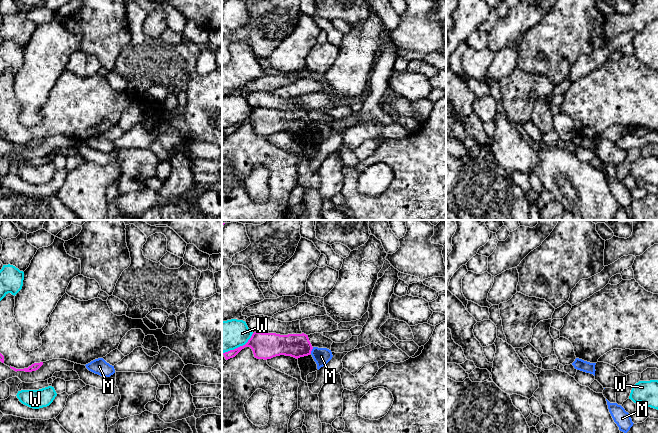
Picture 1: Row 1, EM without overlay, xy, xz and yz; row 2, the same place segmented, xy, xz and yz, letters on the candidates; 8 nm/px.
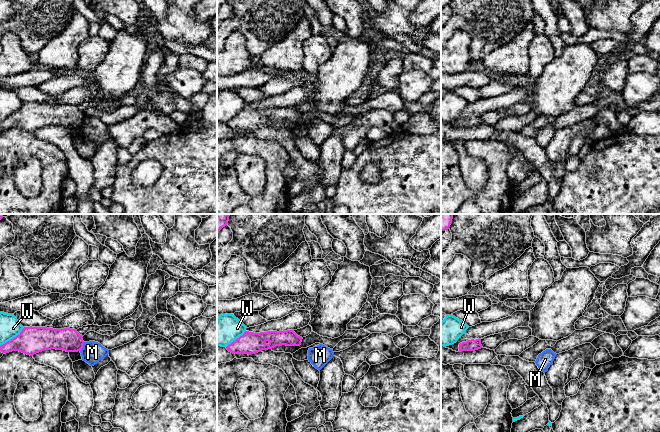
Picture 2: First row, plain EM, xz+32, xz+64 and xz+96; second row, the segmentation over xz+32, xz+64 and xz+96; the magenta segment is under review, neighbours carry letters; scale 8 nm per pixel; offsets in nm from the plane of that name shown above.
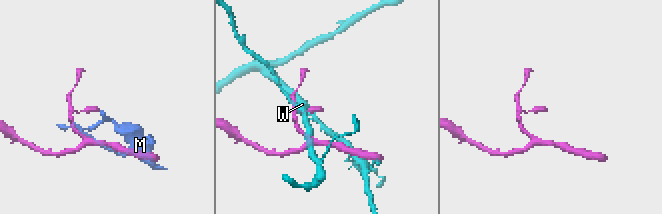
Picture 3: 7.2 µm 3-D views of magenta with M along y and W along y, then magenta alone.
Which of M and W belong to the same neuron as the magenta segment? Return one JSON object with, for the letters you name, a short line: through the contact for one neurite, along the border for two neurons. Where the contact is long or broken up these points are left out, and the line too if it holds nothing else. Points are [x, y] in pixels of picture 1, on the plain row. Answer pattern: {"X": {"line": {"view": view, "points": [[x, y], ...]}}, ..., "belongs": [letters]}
{"belongs": []}

